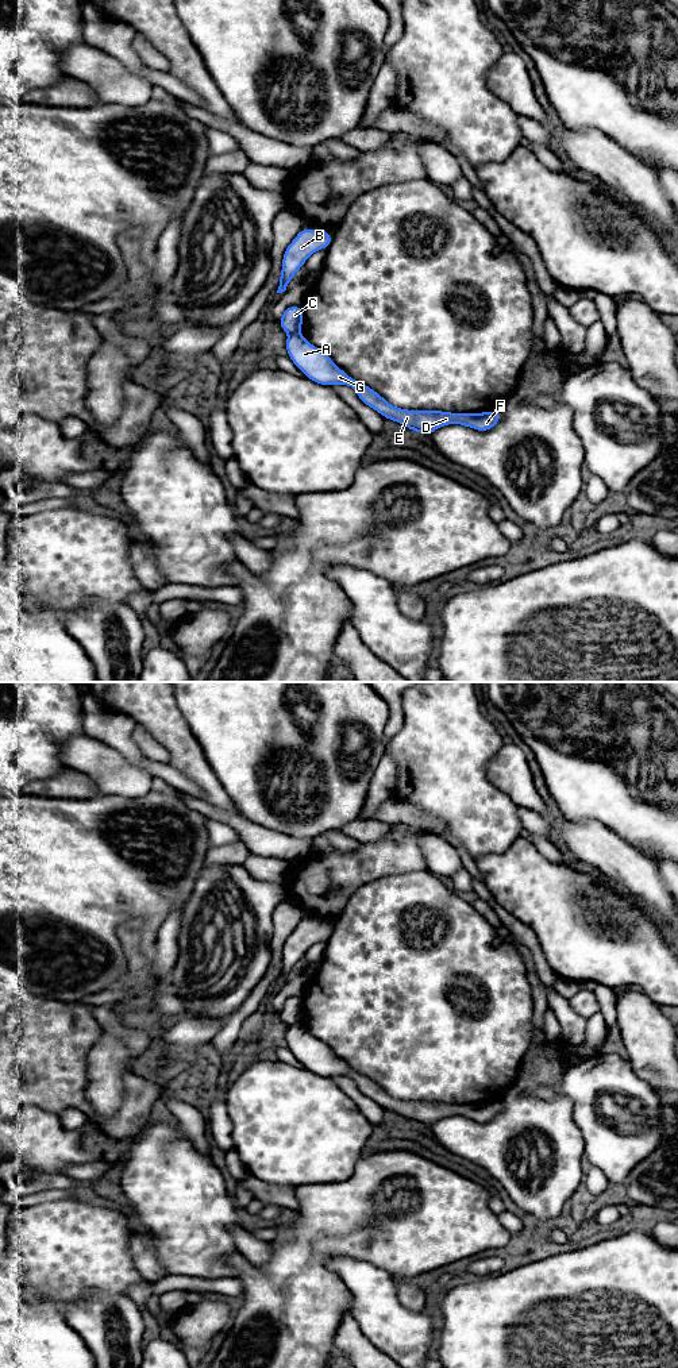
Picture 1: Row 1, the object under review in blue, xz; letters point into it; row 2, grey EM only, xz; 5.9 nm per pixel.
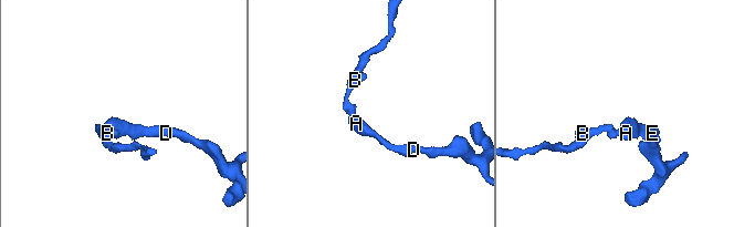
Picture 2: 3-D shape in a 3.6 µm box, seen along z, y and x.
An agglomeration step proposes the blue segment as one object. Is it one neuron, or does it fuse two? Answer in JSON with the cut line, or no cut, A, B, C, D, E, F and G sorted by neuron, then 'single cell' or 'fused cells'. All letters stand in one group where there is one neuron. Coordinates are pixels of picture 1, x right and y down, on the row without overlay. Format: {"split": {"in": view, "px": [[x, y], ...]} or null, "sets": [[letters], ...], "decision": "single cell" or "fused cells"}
{"split": {"in": "xz", "px": [[299, 1022], [289, 1027]]}, "sets": [["A", "D", "E", "F", "G"], ["B", "C"]], "decision": "fused cells"}

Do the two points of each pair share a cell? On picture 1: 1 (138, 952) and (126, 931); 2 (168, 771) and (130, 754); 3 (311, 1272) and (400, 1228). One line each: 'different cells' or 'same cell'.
1: same cell
2: same cell
3: same cell

